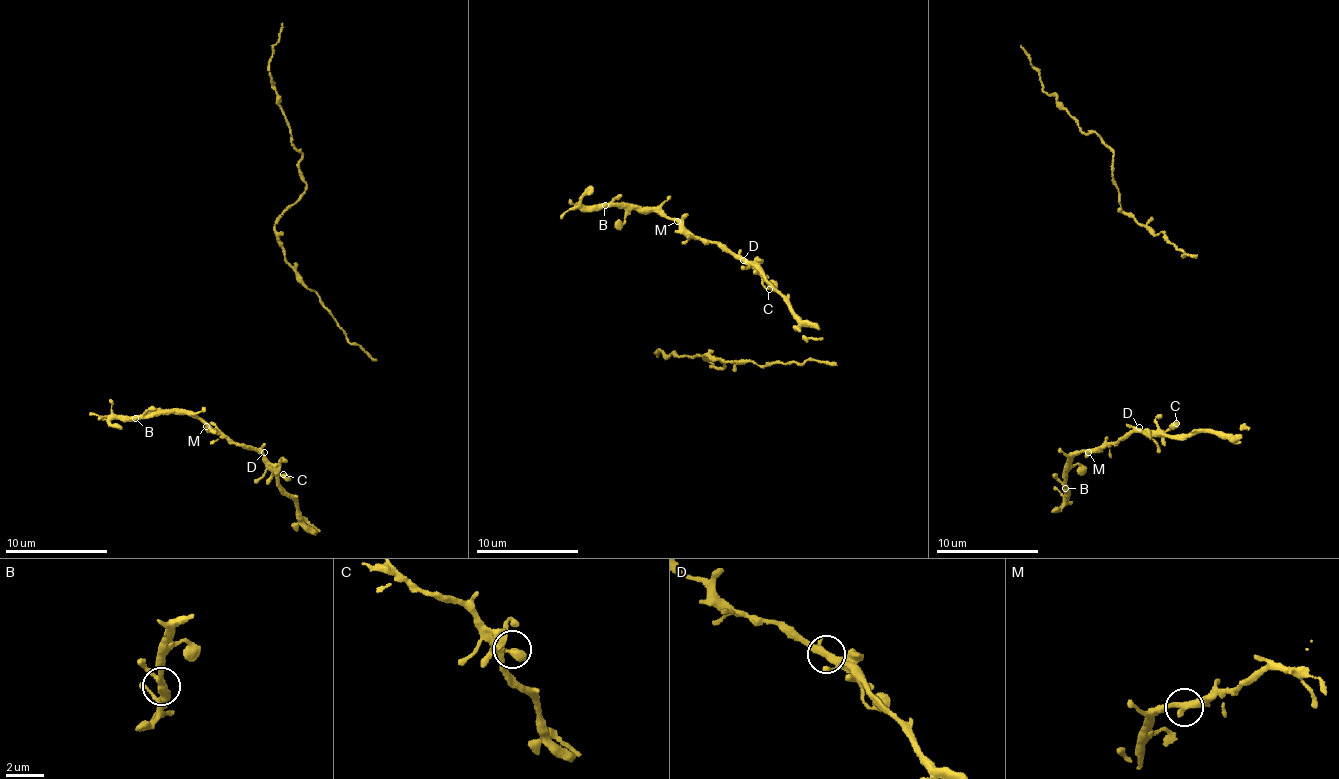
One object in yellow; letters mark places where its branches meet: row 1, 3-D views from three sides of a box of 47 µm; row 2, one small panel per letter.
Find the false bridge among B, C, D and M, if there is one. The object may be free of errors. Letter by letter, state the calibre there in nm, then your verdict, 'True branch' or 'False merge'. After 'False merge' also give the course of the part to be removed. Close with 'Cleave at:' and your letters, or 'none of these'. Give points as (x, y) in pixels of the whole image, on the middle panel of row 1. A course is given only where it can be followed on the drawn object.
B: Thickness 300 nm. True branch
C: Thickness 550 nm. True branch
D: Thickness 300 nm. True branch
M: Thickness 300 nm. True branch
Cleave at: none of these

